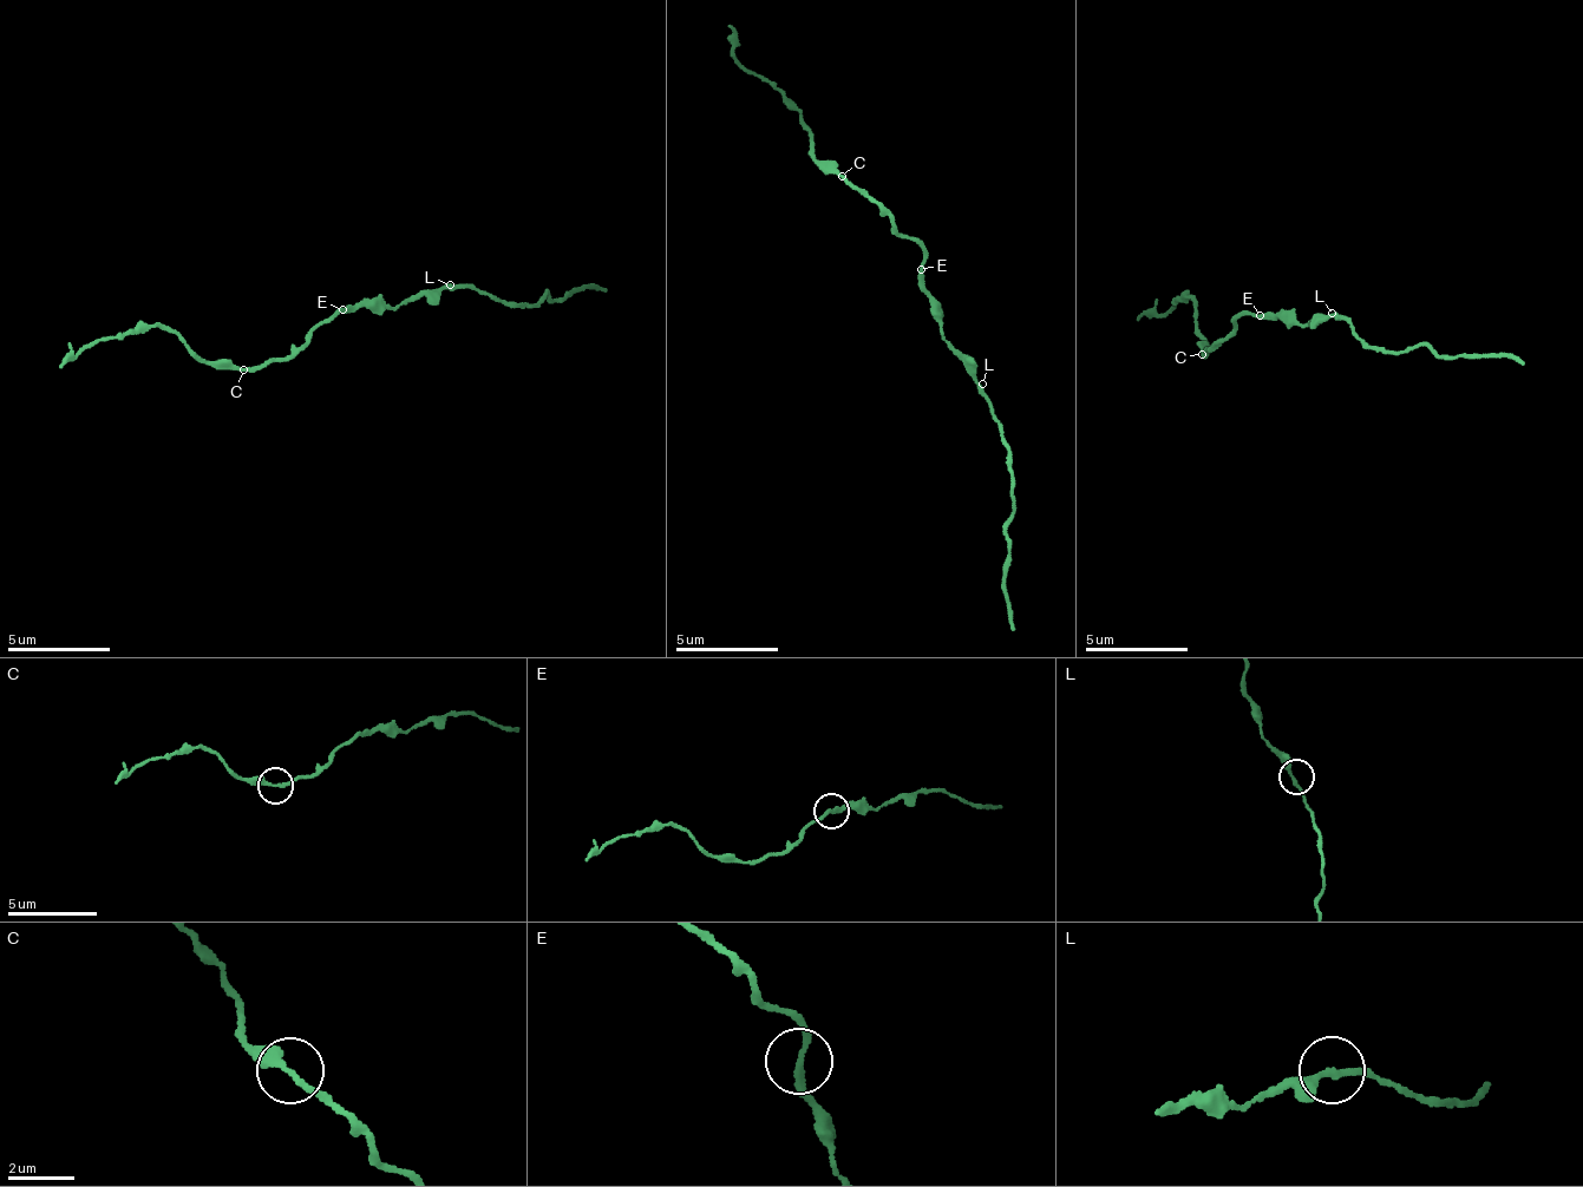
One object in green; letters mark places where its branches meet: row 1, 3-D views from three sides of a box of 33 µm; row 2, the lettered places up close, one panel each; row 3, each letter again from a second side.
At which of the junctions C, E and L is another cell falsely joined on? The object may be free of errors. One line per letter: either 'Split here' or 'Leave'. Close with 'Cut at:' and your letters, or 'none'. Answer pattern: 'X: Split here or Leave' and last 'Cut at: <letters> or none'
C: Leave
E: Leave
L: Leave
Cut at: none

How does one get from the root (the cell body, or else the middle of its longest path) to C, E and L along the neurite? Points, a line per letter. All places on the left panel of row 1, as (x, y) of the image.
C: (357, 307), (338, 313), (288, 356), (269, 356), (256, 368), (242, 368)
E: (357, 307), (342, 309)
L: (357, 307), (387, 305), (393, 309), (419, 296), (436, 295), (450, 284)

